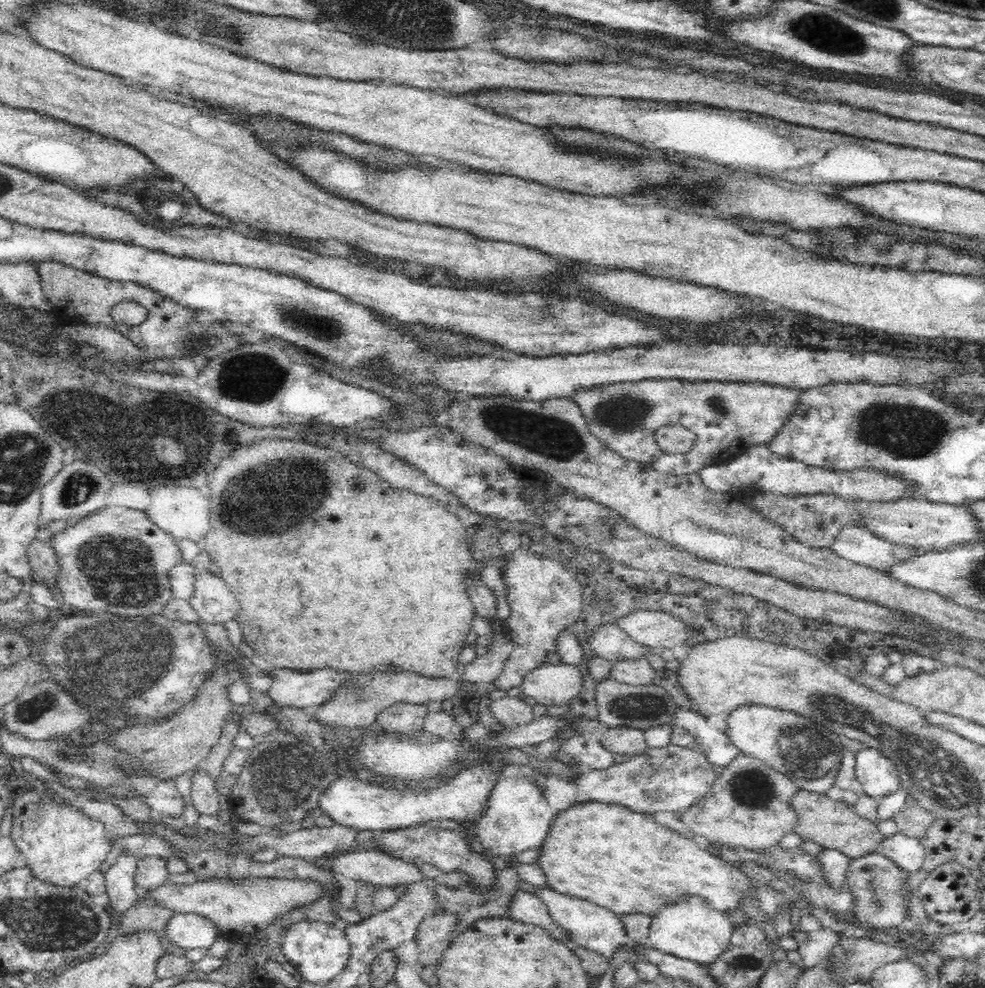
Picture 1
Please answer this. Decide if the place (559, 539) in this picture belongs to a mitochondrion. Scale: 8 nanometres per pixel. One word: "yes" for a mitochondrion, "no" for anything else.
no

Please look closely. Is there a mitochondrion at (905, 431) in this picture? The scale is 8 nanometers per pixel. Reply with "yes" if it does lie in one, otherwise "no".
yes

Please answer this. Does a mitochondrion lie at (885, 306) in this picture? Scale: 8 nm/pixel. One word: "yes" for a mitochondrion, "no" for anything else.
no

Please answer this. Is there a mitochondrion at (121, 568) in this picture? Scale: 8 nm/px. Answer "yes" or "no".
yes

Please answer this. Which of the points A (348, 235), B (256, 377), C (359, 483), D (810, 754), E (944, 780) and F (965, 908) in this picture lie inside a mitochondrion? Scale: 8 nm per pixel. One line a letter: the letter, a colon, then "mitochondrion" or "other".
A: other
B: mitochondrion
C: mitochondrion
D: mitochondrion
E: mitochondrion
F: other

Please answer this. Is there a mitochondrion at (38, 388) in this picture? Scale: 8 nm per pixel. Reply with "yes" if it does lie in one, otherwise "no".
no

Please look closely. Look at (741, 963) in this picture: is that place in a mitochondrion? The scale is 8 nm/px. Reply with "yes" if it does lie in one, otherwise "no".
yes

